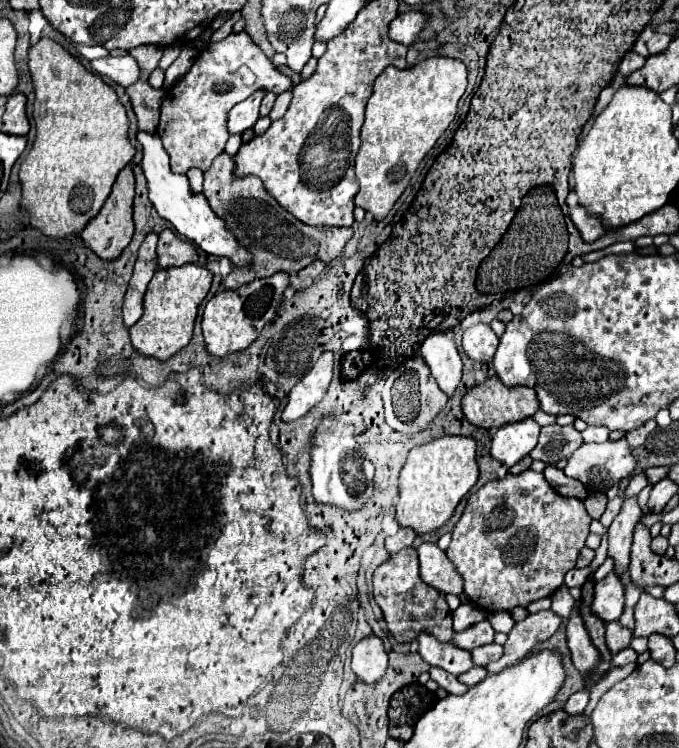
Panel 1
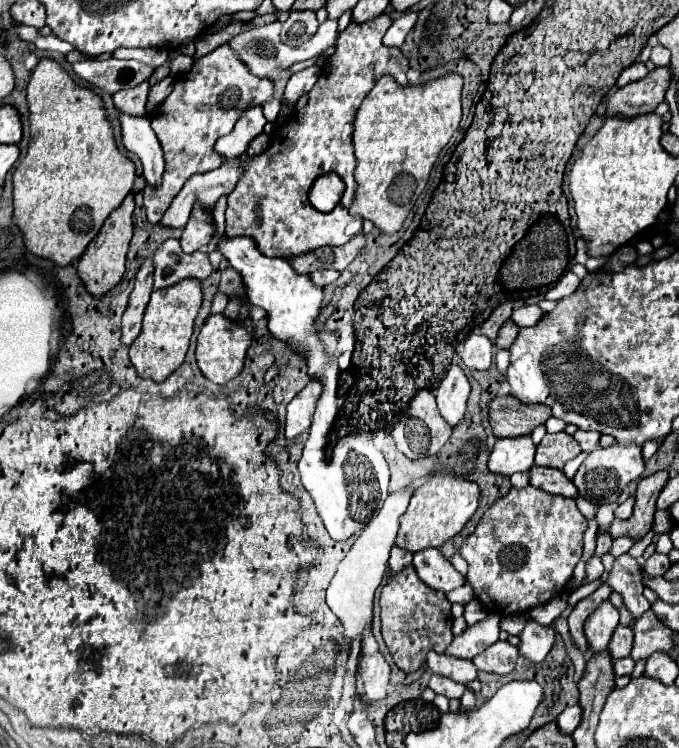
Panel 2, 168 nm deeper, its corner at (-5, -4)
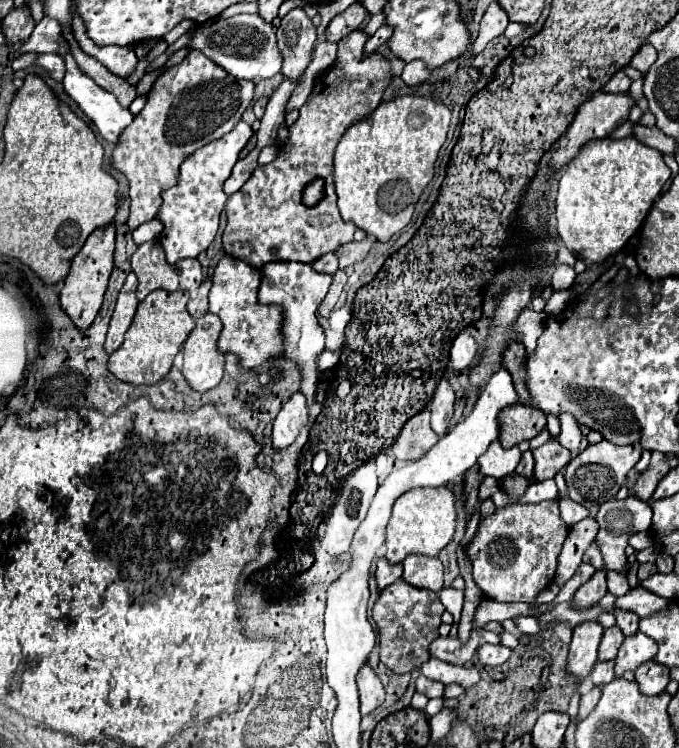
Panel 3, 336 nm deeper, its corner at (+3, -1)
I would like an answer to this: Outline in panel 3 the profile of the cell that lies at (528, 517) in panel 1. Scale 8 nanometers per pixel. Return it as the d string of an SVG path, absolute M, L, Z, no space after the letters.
M557 501L517 503L497 509L479 523L475 541L469 547L473 579L479 589L495 601L531 603L555 577L557 557L569 527L559 517Z

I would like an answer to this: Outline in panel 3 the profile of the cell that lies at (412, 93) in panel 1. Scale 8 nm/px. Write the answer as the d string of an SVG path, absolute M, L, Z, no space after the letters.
M399 95L387 103L381 103L369 117L347 129L337 145L333 165L337 207L341 219L355 223L355 227L363 229L383 243L397 235L411 221L419 197L435 175L435 161L441 145L447 139L449 121L451 111L439 99L421 95Z

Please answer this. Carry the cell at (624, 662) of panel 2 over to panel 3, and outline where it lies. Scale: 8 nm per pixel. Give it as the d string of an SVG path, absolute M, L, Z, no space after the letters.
M605 661L605 663L597 663L595 667L593 667L593 671L591 671L591 681L593 681L593 685L599 685L599 687L603 687L603 685L607 685L607 683L611 683L615 677L613 677L613 661Z

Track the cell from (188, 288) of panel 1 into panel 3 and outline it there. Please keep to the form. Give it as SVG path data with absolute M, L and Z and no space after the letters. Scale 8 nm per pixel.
M157 289L145 297L145 301L139 303L139 309L135 313L135 319L125 333L123 345L109 357L107 369L117 379L131 383L131 385L155 385L163 381L173 367L173 359L179 353L183 341L191 333L195 321L187 313L187 301L189 293L185 291L163 291Z

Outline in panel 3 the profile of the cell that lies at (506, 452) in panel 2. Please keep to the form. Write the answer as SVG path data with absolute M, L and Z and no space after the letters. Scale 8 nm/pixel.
M493 441L493 445L489 445L489 449L479 457L479 471L481 475L503 479L505 475L515 471L519 459L521 451L517 447L503 449L499 441Z

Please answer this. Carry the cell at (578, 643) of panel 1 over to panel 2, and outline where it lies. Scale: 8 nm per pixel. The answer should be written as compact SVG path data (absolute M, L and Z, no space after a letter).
M603 584L599 590L595 590L591 596L583 598L581 602L577 602L577 606L573 608L573 612L569 614L569 634L575 642L575 648L579 648L581 652L589 650L589 644L585 644L585 632L583 632L583 624L587 620L587 616L603 602L607 600L611 594L611 588L607 584Z

